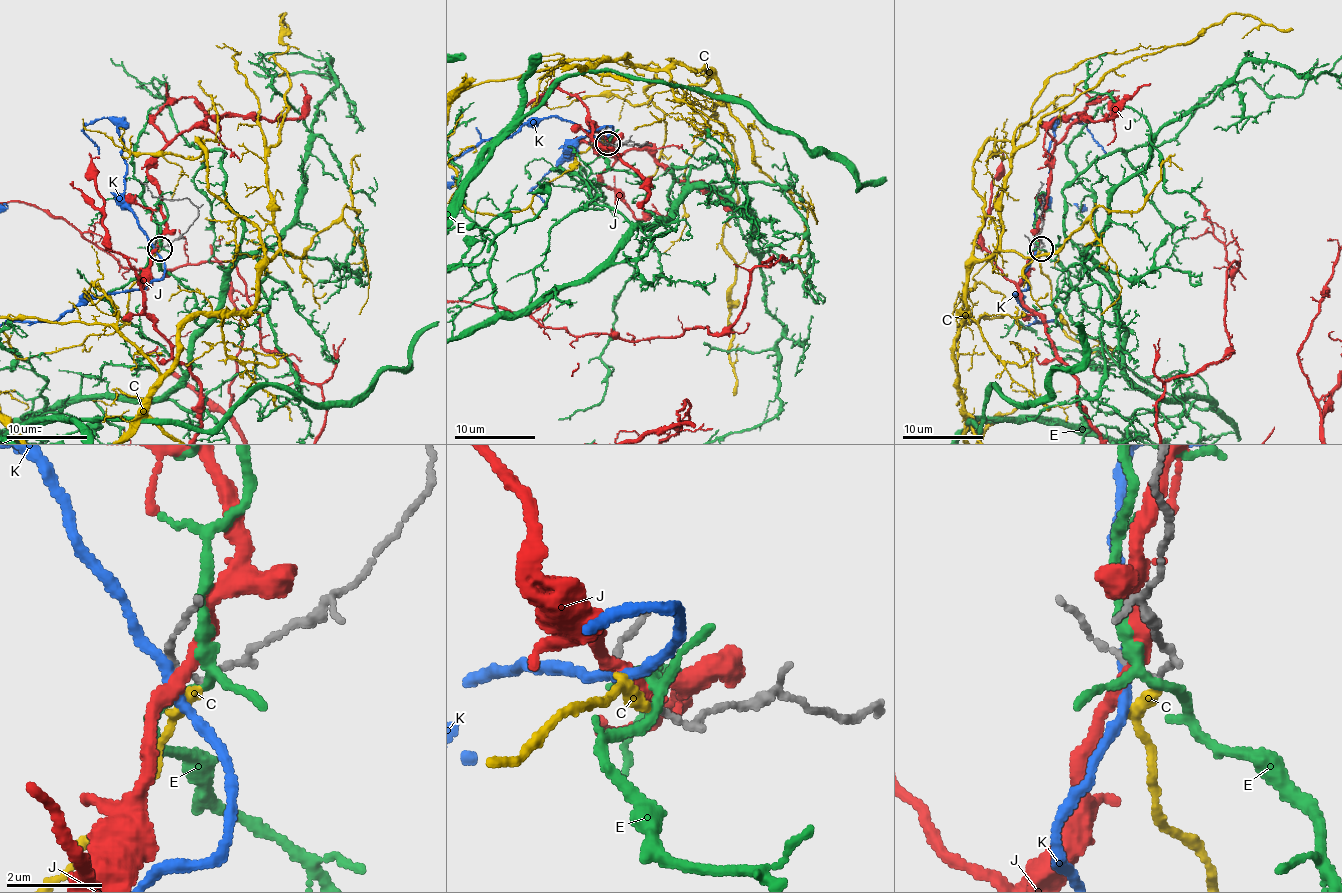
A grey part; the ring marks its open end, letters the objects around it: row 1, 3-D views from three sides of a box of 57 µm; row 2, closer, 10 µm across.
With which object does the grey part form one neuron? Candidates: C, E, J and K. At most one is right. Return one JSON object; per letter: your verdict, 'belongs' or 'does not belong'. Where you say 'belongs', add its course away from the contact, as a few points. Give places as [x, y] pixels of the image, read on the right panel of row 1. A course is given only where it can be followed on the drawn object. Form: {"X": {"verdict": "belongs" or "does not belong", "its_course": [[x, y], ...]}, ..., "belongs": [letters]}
{"C": {"verdict": "belongs", "its_course": [[1041, 250], [1061, 318], [1113, 351], [1023, 316], [958, 333]]}, "E": {"verdict": "does not belong"}, "J": {"verdict": "does not belong"}, "K": {"verdict": "does not belong"}, "belongs": ["C"]}

